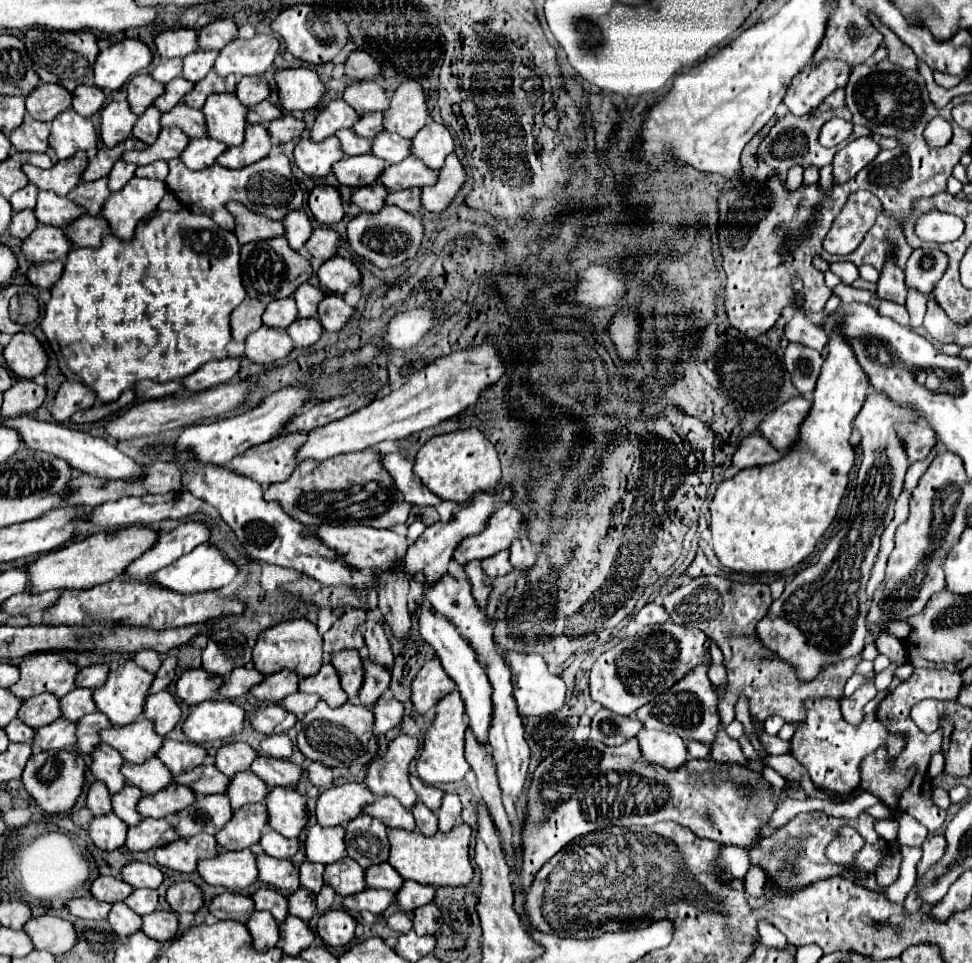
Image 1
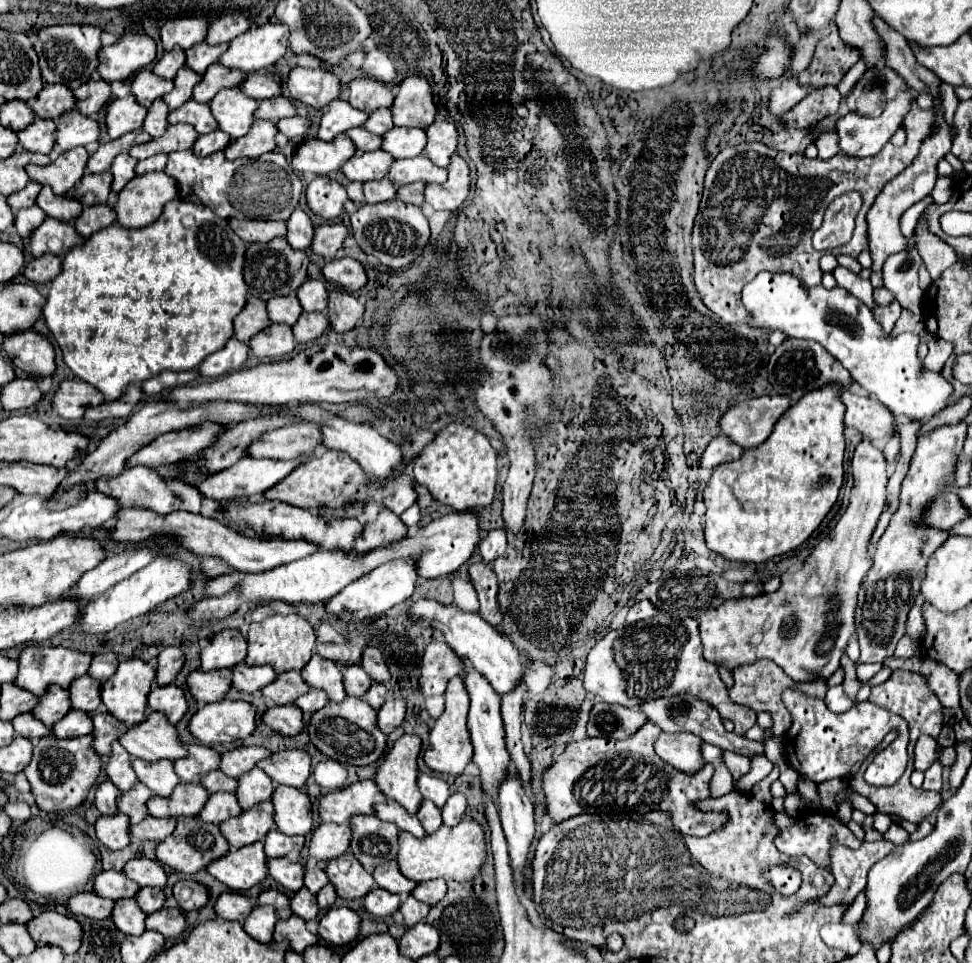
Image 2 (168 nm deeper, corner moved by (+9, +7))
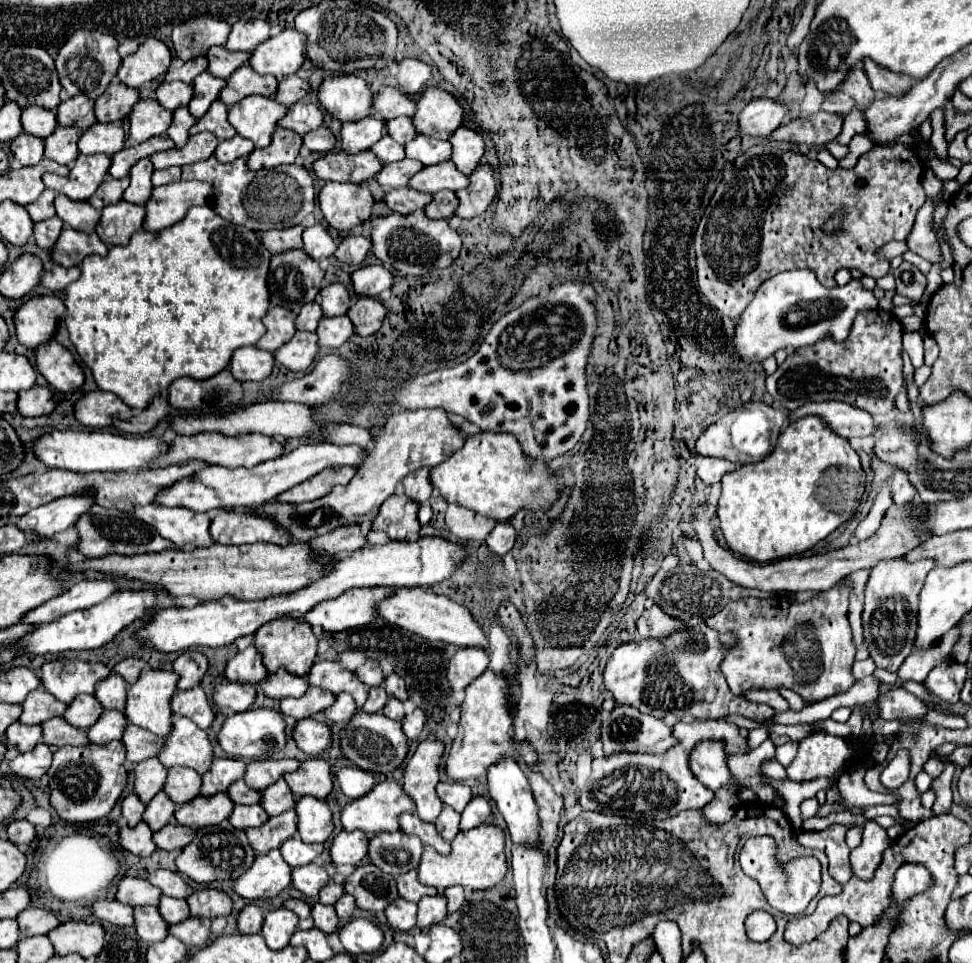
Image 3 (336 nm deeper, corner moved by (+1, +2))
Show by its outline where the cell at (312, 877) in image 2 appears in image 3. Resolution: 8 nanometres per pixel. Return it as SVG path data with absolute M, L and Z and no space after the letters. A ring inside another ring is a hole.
M328 883L328 885L320 891L318 901L320 901L322 905L334 905L336 899L340 899L342 893L344 893L344 887L342 887L342 885L338 885L338 883Z

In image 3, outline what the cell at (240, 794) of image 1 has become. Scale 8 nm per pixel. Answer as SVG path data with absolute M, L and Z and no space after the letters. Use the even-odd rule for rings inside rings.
M280 779L272 787L266 787L262 791L262 803L260 805L266 809L268 815L274 817L274 815L280 815L280 813L284 813L288 809L294 809L296 797L290 791L288 783L284 779Z

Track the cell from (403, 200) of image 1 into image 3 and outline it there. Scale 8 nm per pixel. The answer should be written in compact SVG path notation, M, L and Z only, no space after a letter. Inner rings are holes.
M438 191L432 199L430 205L426 205L426 215L430 219L450 219L454 217L456 213L456 207L458 207L458 199L456 199L456 193L452 191Z

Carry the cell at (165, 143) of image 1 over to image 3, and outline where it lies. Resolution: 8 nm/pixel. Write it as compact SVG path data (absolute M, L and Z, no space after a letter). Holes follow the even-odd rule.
M198 133L198 135L190 137L186 147L160 151L160 153L152 155L150 159L152 159L156 169L166 169L166 167L172 167L172 165L184 167L184 165L212 157L216 147L218 147L218 139L212 133Z

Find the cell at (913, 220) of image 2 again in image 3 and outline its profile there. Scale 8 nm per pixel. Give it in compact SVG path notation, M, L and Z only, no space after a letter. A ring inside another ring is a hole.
M770 145L750 147L734 161L734 165L724 171L724 179L720 181L698 223L694 247L700 291L720 313L736 319L742 315L756 289L766 279L788 269L812 269L818 281L828 289L832 287L834 273L842 267L858 267L864 275L874 279L884 277L890 271L890 261L878 255L880 247L888 241L905 241L913 228L918 210L926 201L920 183L922 169L924 165L918 153L910 151L908 147L870 149L850 171L842 167L832 171L820 161L810 161L806 155L780 151L778 147ZM836 213L842 213L840 225L832 235L828 235L824 233L824 223Z

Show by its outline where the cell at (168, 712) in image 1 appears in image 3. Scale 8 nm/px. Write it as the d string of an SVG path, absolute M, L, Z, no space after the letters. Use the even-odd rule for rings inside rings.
M202 687L178 691L172 699L172 711L174 715L192 719L200 729L208 729L216 717L216 711L212 709L208 695L202 691Z

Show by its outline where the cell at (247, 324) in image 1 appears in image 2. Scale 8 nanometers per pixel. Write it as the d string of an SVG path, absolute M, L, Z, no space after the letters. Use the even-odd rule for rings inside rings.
M248 296L244 310L234 318L234 338L238 338L240 342L248 342L256 332L264 330L270 324L272 322L266 314L266 302L256 296Z

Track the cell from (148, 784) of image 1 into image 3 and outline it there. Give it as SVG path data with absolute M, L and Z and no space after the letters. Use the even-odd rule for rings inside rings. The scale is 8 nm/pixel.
M172 767L168 769L168 781L164 785L164 793L176 805L184 805L200 795L200 779L202 777L188 767Z

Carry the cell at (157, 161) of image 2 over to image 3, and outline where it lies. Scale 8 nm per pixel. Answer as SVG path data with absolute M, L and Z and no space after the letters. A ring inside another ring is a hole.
M170 167L170 169L162 169L162 171L154 171L152 183L158 187L158 185L168 185L168 183L180 181L180 173L182 173L180 167Z

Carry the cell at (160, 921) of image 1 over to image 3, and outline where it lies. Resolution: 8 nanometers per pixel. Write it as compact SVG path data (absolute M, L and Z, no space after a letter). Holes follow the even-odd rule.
M188 917L186 921L172 925L170 933L184 941L188 947L204 947L210 939L210 919L198 919L198 917Z

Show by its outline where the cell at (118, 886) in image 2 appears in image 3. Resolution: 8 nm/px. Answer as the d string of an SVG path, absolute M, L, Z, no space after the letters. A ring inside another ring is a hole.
M124 877L118 885L116 899L120 903L130 905L130 907L136 907L136 905L154 905L154 907L158 907L160 895L162 895L162 891L158 887L152 887L146 879Z

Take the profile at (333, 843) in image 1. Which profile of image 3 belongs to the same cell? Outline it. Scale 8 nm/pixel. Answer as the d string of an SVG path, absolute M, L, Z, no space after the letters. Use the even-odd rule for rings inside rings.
M342 831L334 837L330 847L330 857L334 865L356 865L362 863L368 855L368 837L364 831Z

